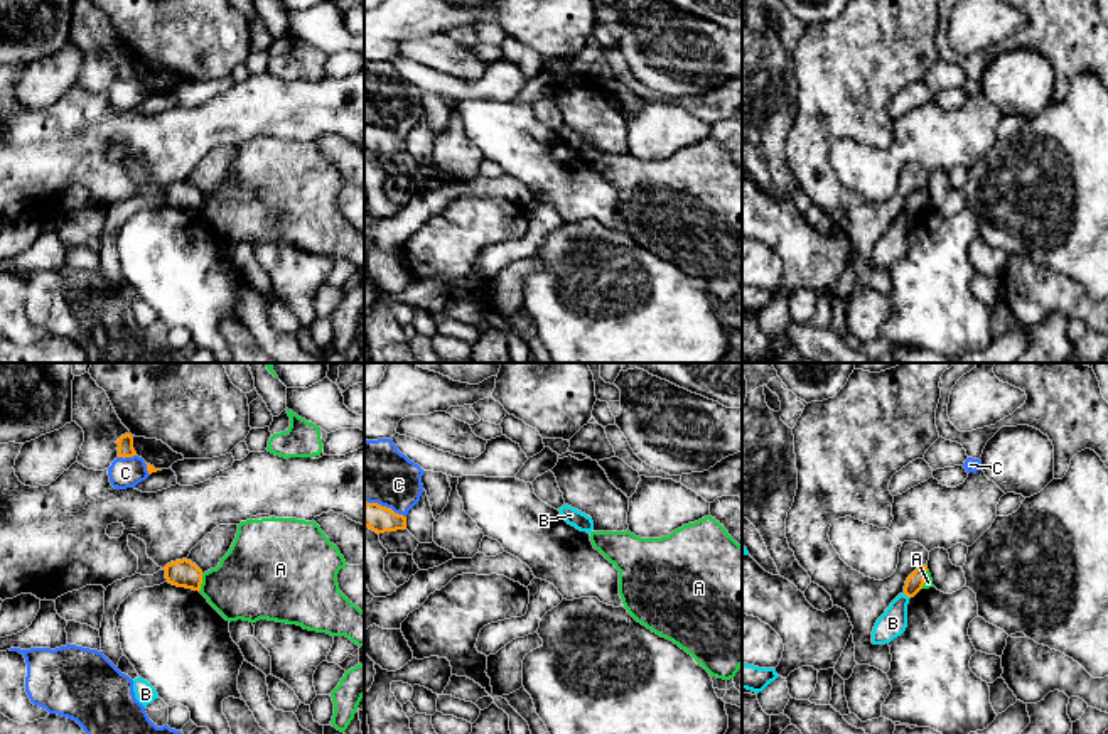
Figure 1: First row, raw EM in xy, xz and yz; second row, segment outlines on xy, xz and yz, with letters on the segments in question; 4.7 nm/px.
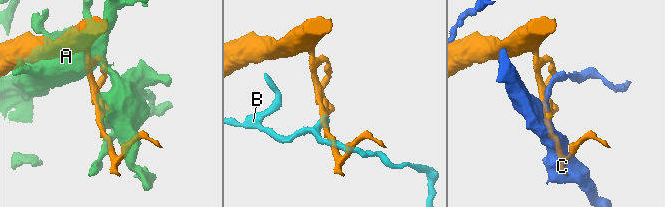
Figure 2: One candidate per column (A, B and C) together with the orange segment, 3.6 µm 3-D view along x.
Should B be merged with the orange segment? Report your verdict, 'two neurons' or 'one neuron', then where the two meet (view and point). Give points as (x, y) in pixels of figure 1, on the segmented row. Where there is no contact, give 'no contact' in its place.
two neurons | yz (906, 594)

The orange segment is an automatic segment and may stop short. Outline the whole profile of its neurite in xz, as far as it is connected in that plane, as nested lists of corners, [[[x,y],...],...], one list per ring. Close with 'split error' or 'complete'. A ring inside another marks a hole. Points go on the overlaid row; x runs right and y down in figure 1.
[[[364,501],[364,526],[376,533],[396,532],[406,528],[406,516],[391,508]]]; complete

